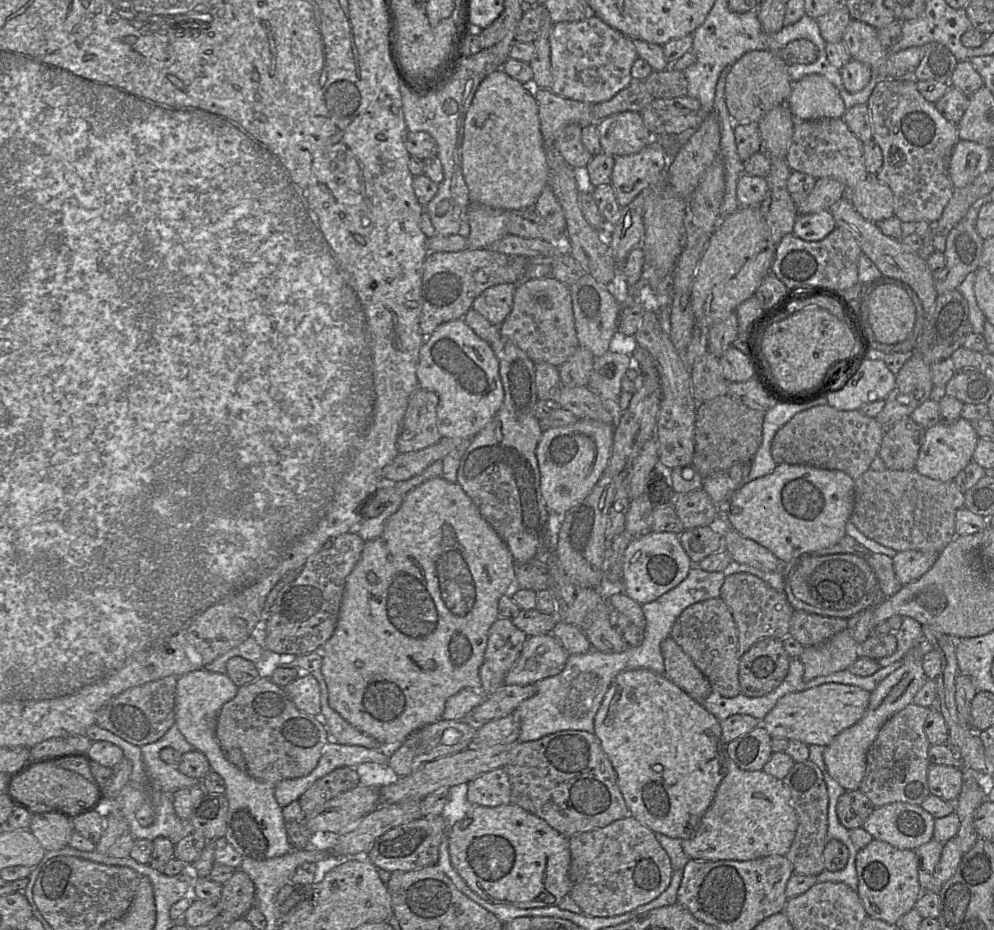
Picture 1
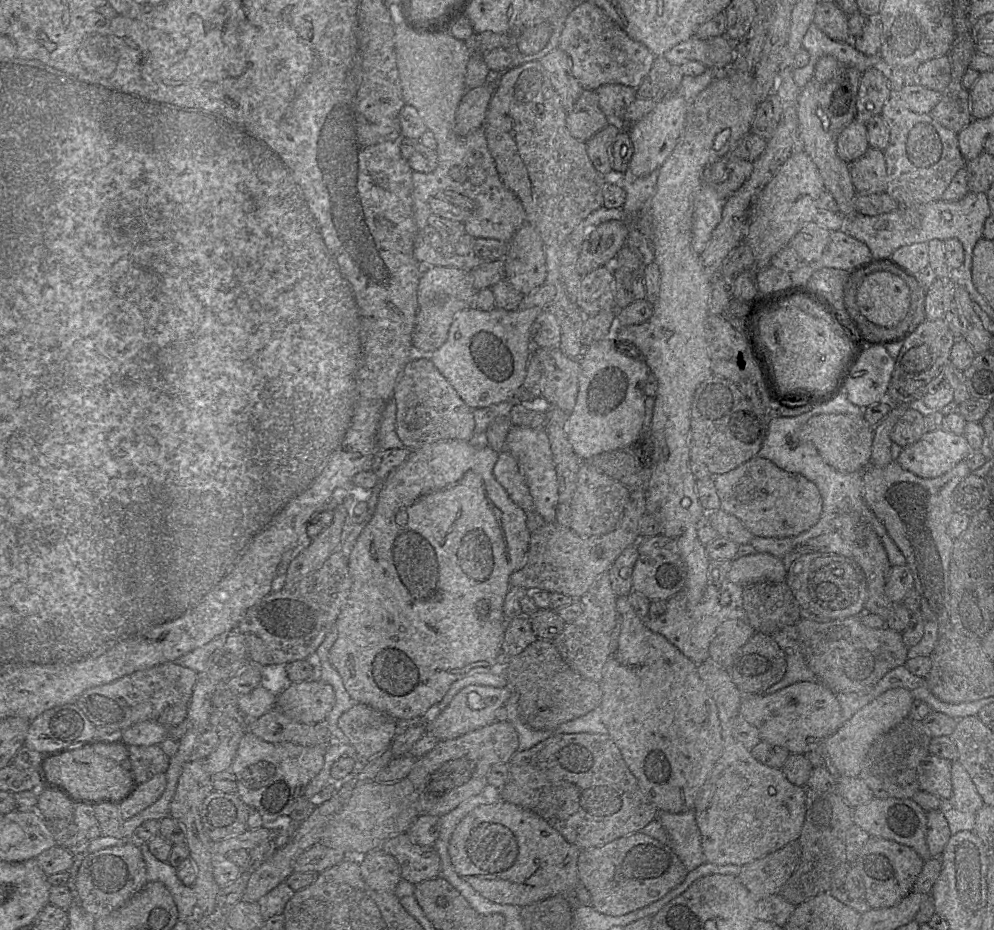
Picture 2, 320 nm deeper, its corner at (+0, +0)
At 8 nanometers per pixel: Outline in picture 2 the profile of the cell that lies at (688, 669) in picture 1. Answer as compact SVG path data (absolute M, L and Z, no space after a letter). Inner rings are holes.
M707 659L704 663L697 665L697 667L699 668L699 675L702 681L704 682L705 686L707 687L711 697L713 698L717 710L720 714L720 721L722 726L722 747L719 756L715 764L713 765L712 769L710 770L693 806L693 810L697 819L697 828L699 830L701 850L704 855L704 861L706 863L720 865L741 865L750 862L751 860L754 860L760 857L761 855L774 849L777 849L789 842L797 840L799 830L801 828L803 821L804 795L806 787L804 787L804 785L797 785L790 782L783 773L781 767L770 766L759 760L757 757L753 755L750 747L743 745L731 731L731 720L733 716L738 712L739 702L741 700L741 693L743 692L738 688L733 678L731 677L729 668L724 668L717 661L709 659Z

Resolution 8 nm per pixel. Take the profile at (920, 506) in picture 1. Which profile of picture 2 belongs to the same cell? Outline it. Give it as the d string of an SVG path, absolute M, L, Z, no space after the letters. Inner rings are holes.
M967 460L948 473L938 477L923 477L903 467L898 462L886 466L874 466L862 478L862 495L866 507L885 526L906 556L906 563L915 578L915 589L921 599L920 611L927 621L948 627L949 616L949 572L955 539L950 534L950 520L956 511L955 492L958 485L972 473Z

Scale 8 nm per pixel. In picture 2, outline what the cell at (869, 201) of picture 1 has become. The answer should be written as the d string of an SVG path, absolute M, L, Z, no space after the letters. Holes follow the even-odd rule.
M868 148L851 164L851 179L860 194L885 194L885 166L882 149Z

